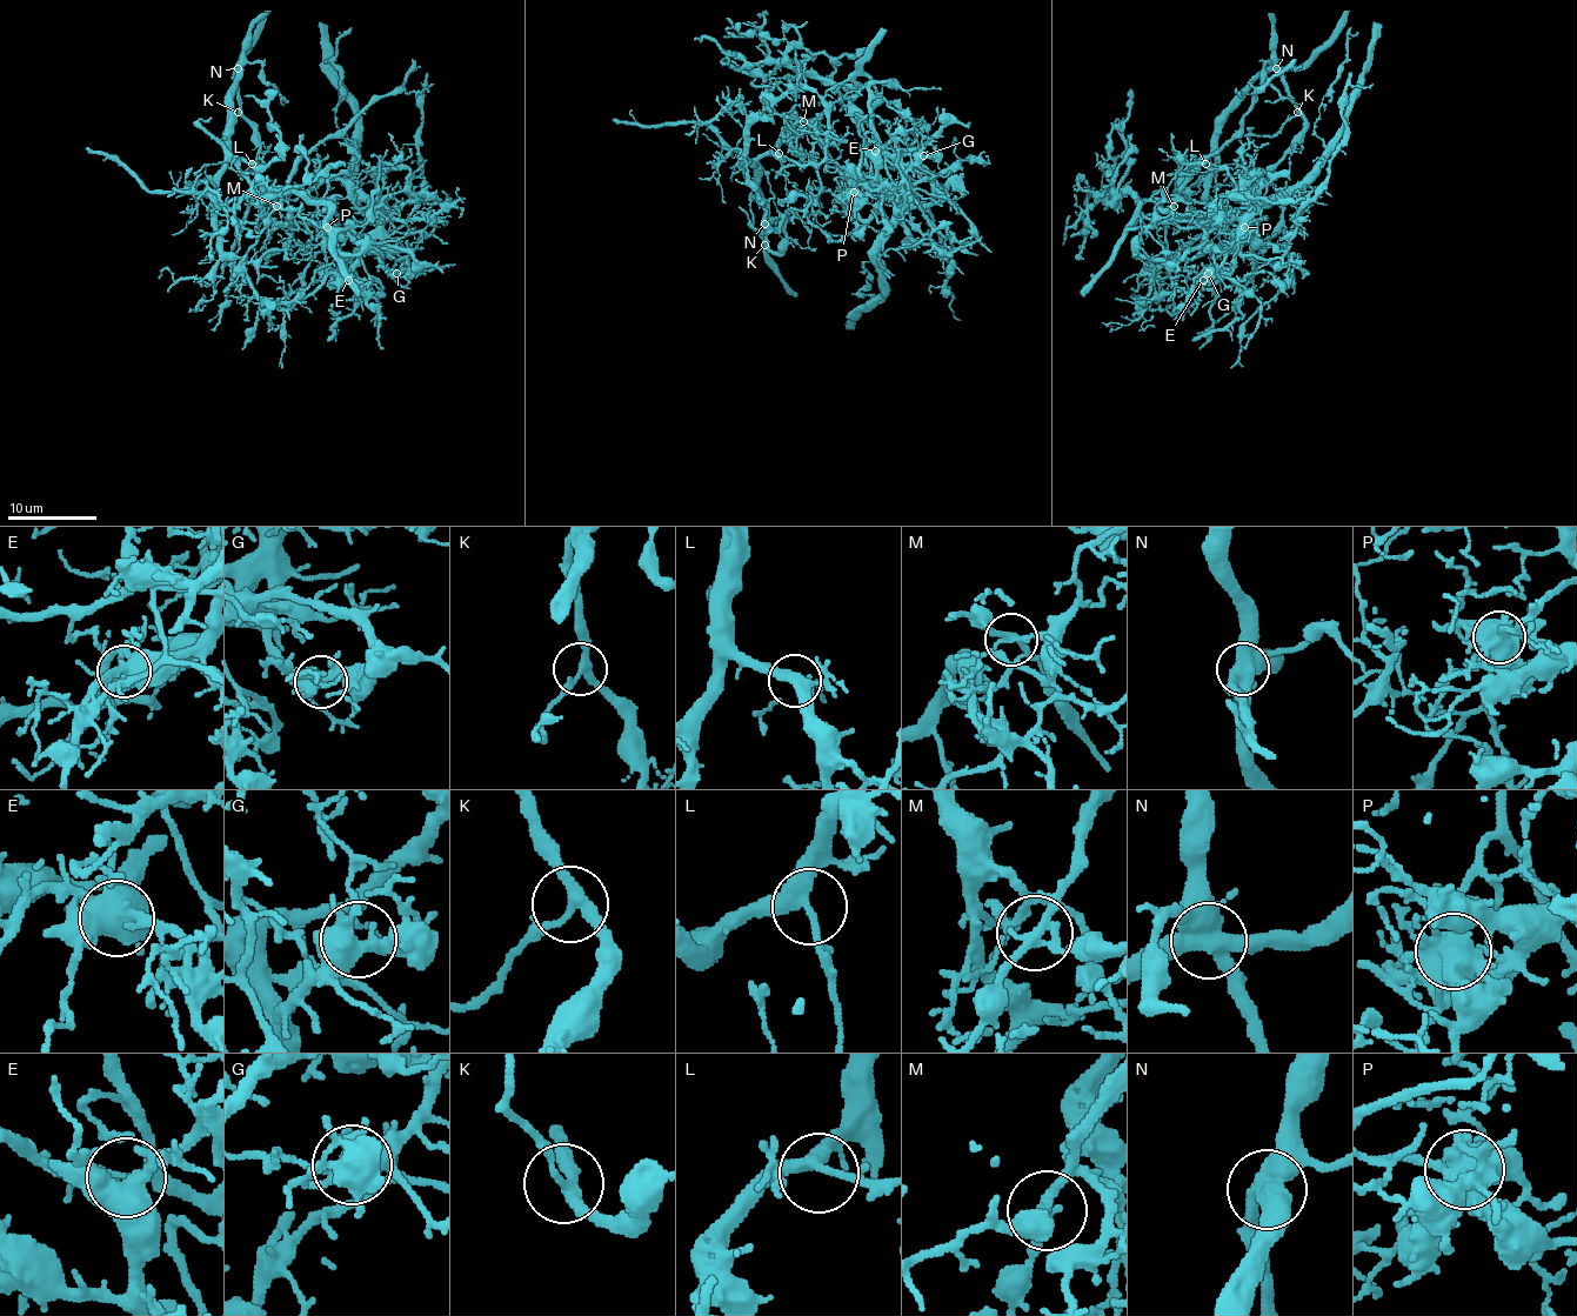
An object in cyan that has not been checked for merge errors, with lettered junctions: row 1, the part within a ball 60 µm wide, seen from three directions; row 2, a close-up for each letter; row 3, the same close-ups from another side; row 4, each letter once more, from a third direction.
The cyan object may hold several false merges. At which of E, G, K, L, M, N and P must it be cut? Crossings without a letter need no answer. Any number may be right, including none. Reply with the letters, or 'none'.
M, N, P

